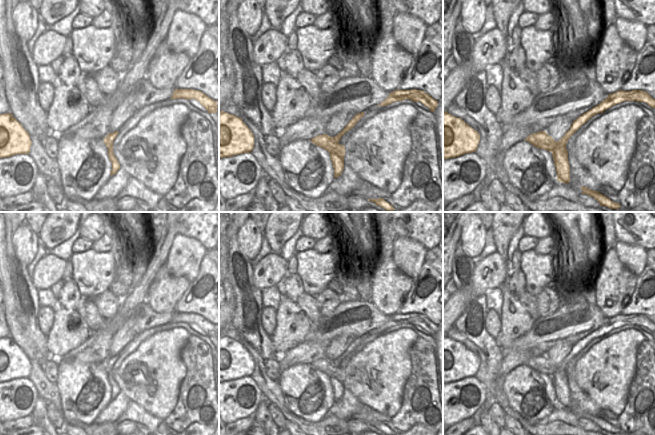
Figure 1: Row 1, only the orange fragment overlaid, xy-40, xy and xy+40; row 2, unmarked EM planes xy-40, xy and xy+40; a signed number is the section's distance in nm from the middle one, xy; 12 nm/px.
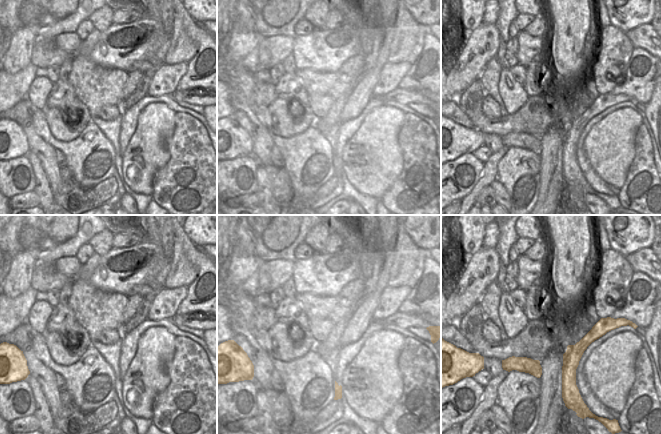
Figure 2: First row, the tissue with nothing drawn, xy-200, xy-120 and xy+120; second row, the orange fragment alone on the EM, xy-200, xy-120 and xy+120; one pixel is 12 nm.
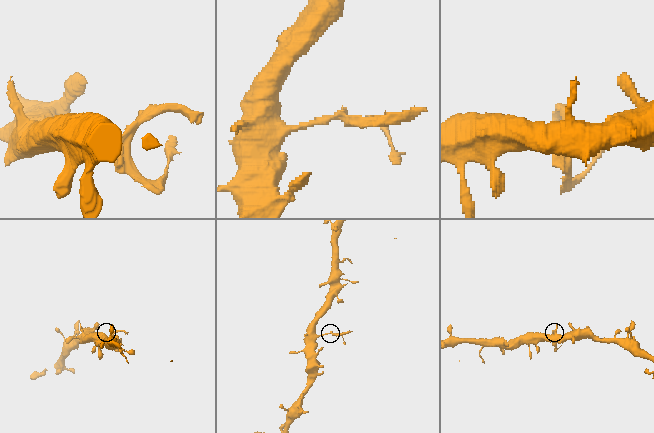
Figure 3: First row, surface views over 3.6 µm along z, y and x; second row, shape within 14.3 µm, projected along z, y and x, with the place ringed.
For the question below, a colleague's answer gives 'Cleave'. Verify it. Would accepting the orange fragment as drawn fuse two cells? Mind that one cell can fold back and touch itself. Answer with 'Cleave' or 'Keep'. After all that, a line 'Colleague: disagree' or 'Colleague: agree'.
Cleave
Colleague: agree

